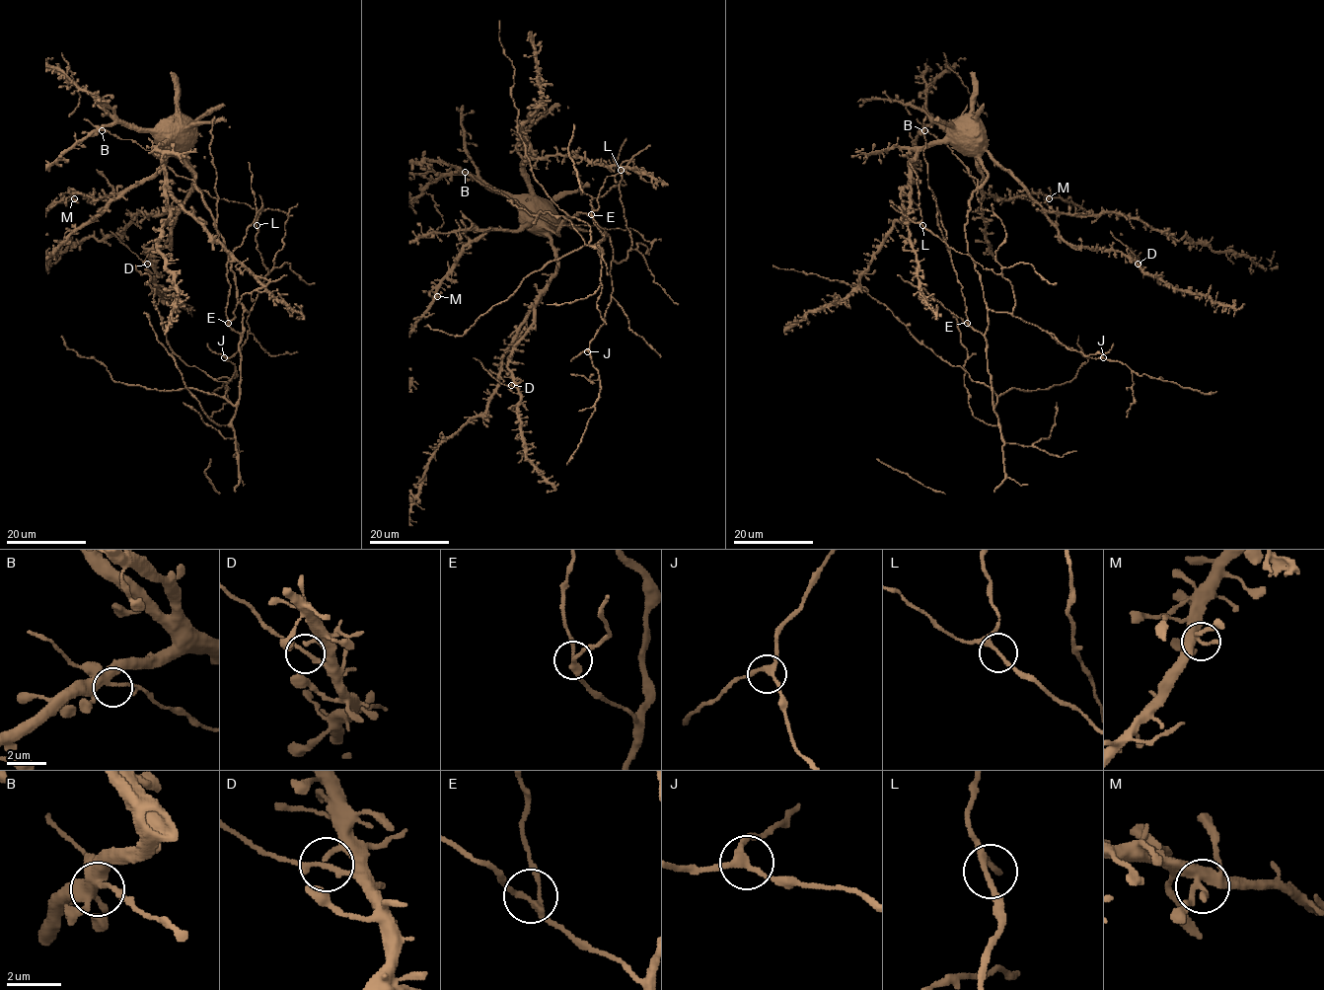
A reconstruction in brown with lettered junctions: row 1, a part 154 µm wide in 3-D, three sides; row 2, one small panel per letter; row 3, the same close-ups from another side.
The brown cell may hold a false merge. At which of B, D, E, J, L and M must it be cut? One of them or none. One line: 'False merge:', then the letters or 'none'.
False merge: D

